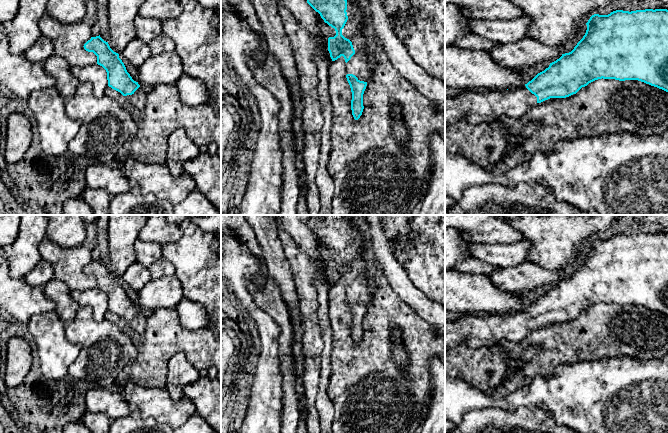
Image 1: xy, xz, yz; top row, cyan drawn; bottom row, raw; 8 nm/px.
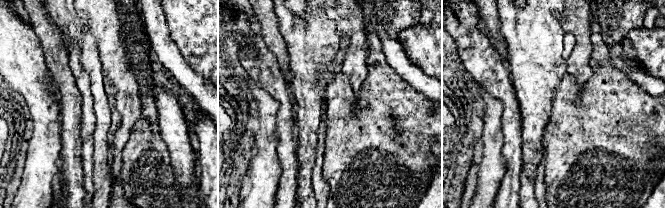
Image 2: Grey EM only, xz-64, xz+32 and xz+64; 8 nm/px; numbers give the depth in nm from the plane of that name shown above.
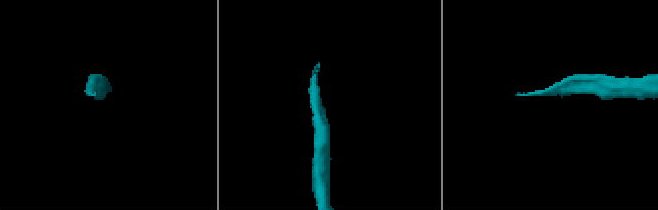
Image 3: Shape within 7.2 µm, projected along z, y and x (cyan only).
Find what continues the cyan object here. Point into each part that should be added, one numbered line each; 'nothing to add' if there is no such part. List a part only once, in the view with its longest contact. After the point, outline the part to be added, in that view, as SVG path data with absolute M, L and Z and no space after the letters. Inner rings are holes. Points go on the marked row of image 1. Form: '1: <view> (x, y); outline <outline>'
1: xz (359, 65); outline M347 0L348 20L342 29L342 35L352 42L355 54L345 64L347 74L355 75L358 80L368 82L371 76L371 63L366 51L366 41L362 28L363 14L353 0Z

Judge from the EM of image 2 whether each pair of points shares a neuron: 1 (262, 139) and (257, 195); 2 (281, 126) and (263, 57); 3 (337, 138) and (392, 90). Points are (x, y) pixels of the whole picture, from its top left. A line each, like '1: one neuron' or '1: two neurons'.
1: one neuron
2: one neuron
3: one neuron

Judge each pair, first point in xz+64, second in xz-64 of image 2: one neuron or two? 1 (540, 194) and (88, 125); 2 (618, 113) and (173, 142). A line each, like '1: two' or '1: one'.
1: two
2: two

